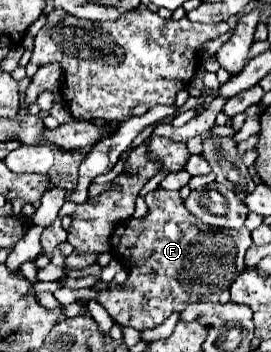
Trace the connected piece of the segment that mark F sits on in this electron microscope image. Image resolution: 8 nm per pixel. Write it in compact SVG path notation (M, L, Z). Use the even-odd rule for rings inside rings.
M154 190L146 194L148 202L148 214L142 218L126 218L114 226L114 232L110 236L112 252L118 250L120 262L136 262L128 270L128 282L117 287L101 290L98 302L108 310L108 314L122 326L130 326L136 330L148 330L158 324L162 324L172 312L182 312L192 302L216 302L218 296L232 286L236 276L244 270L244 254L252 244L250 232L246 228L234 230L234 228L220 228L220 226L208 226L200 222L196 216L192 216L184 204L178 192L172 190Z

